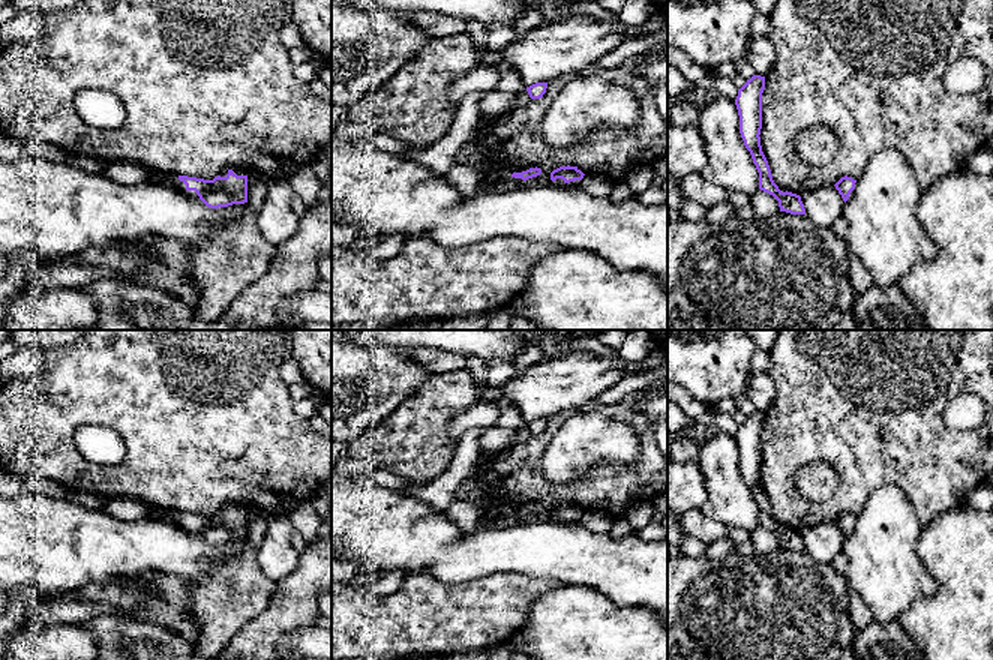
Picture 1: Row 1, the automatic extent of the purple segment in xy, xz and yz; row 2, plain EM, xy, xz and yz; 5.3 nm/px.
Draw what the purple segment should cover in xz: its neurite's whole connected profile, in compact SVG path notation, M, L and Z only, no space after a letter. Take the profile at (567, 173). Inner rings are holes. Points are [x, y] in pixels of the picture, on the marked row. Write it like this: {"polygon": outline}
{"polygon": "M560 166L550 172L550 180L555 184L564 184L568 188L580 188L584 172L578 166Z"}

